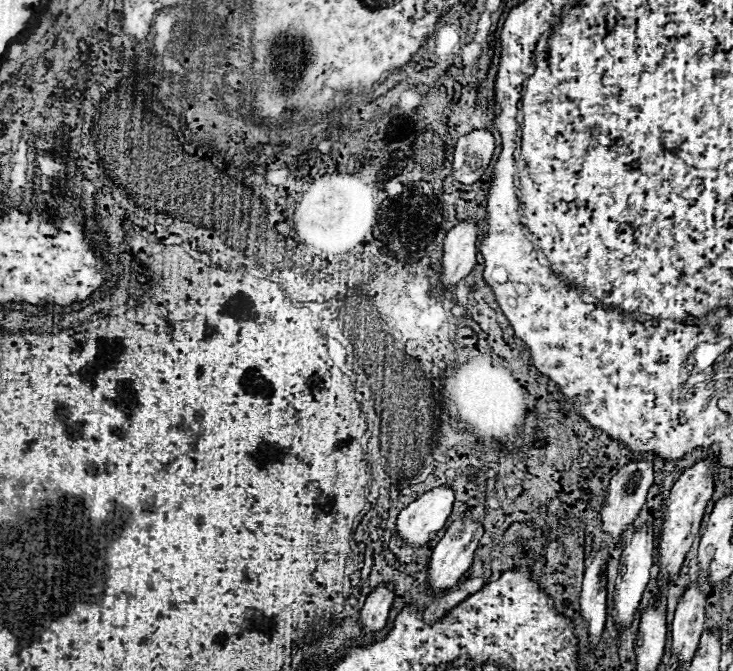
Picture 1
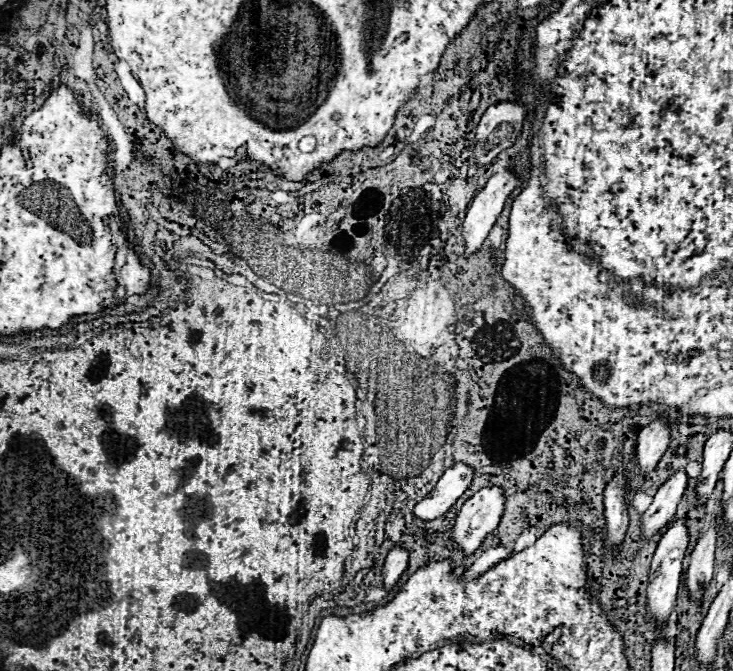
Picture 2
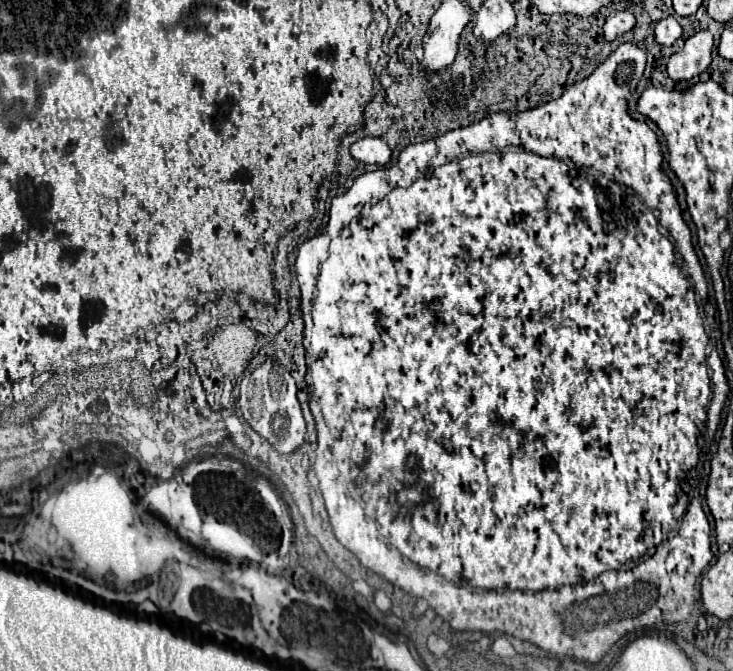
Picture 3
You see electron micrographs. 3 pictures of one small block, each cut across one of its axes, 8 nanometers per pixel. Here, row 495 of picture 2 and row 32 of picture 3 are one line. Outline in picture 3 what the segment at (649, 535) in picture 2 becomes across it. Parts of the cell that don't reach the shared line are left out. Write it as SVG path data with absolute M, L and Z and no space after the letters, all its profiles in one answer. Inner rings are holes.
M674 16L662 18L656 24L656 42L662 46L672 46L682 36L682 26Z

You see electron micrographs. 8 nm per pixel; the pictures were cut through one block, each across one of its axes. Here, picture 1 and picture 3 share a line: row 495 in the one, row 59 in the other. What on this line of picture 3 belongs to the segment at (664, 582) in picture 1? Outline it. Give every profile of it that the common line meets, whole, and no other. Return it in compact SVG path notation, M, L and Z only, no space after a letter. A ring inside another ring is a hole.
M698 30L690 36L682 50L674 52L666 64L666 72L674 82L700 76L712 62L714 36L710 30Z

